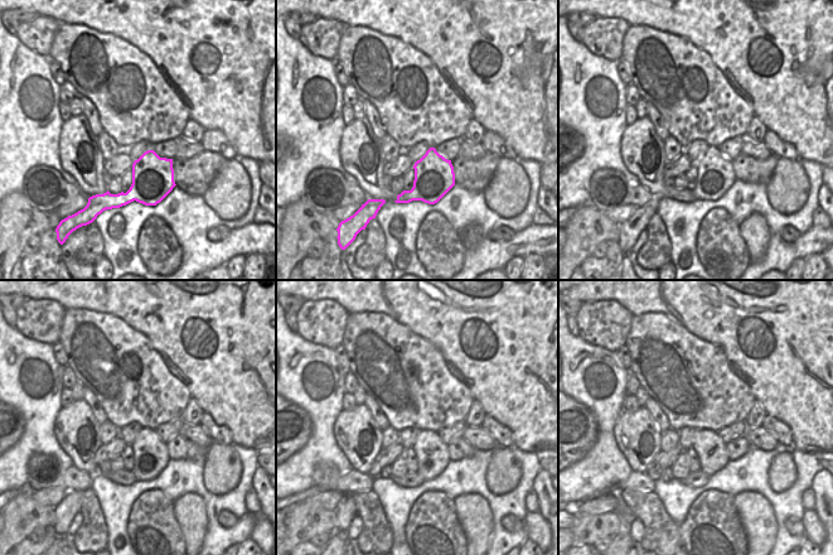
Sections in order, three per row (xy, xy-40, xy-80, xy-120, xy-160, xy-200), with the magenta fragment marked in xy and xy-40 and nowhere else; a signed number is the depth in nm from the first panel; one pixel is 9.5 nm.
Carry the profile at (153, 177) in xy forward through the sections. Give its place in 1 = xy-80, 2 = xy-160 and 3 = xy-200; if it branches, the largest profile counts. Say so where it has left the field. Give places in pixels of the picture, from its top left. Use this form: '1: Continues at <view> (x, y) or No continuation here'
1: Continues at xy-80 (715, 175)
2: Continues at xy-160 (431, 453)
3: Continues at xy-200 (711, 450).

